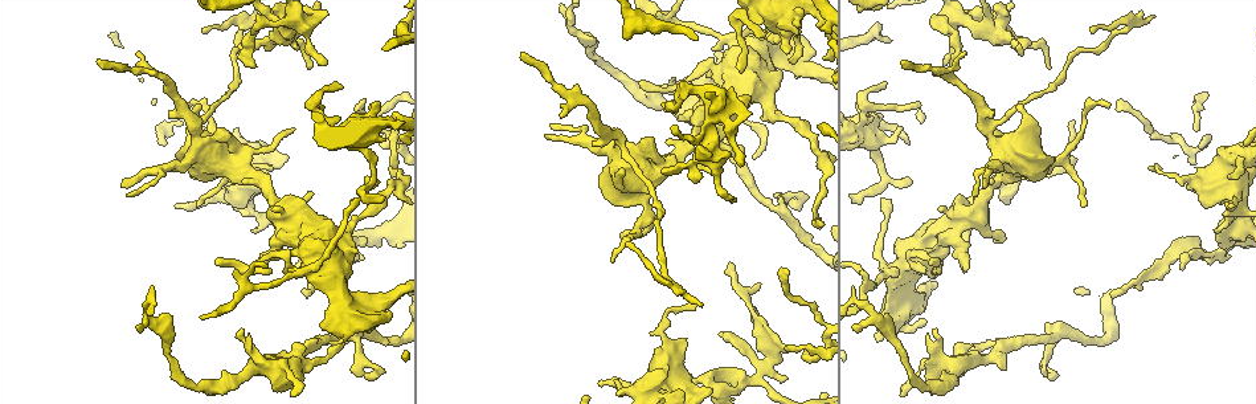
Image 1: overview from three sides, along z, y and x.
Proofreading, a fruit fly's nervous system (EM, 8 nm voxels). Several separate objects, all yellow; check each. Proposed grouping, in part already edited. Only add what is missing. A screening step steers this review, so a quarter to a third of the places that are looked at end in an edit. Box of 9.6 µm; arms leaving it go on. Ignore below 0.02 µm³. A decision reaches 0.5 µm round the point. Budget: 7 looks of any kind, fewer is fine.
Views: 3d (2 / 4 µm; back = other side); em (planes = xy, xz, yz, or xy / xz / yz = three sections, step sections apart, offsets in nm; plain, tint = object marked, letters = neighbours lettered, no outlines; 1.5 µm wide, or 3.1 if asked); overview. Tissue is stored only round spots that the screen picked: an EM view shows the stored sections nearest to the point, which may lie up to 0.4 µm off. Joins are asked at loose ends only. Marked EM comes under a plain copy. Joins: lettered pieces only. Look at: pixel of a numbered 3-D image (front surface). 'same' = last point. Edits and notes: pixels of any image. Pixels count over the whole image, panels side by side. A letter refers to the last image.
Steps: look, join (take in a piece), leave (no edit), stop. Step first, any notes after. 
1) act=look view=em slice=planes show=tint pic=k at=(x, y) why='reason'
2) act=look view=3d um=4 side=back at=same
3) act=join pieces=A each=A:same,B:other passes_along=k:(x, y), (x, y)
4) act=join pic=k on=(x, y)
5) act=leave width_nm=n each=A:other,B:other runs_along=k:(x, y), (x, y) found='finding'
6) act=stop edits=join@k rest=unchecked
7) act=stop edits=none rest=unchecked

act=look view=3d um=4 pic=1 at=(688, 115) why='free end'

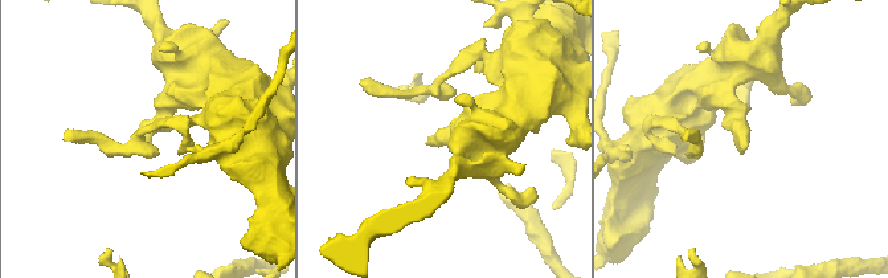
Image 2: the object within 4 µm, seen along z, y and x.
act=look view=em slice=planes show=letters pic=2 at=(444, 135)

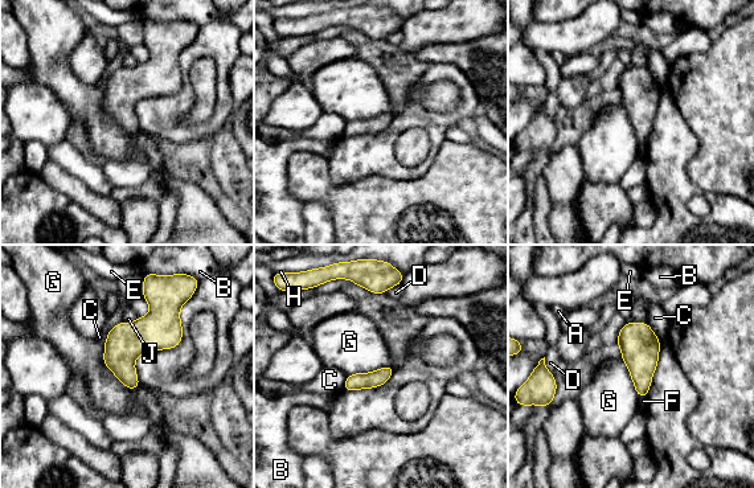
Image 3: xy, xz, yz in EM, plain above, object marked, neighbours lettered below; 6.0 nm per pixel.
act=leave longest_contact=G:340nm each=A:other,B:other,C:other,D:other,E:other,F:other,G:other,H:other,J:other runs_along=3:(147, 282), (155, 322), (127, 349), (131, 385) found='none of them fits'

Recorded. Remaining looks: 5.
act=look view=em slice=planes show=letters pic=1 at=(231, 135) why='stops while still wide'

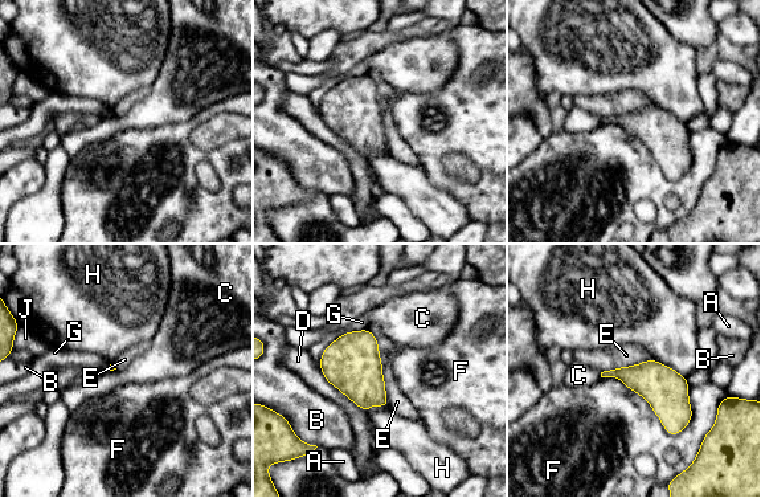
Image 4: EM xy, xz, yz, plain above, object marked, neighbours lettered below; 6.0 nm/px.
act=leave width_nm=260 each=A:other,B:other,C:other,D:other,E:other,F:other,G:other,H:other,J:other border=4:(367, 329), (377, 345), (389, 405) found='none of them fits'

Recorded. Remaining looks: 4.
act=look view=3d um=4 pic=1 at=(1023, 49) why='an open end'

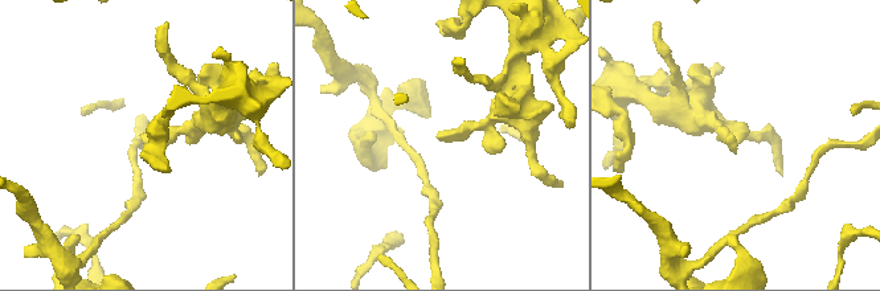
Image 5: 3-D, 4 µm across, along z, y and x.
act=look view=em slice=xy step=8 show=letters pic=5 at=(143, 140)

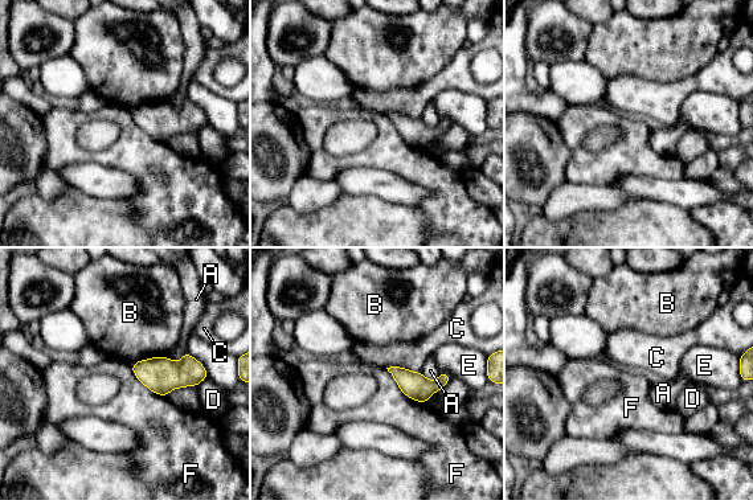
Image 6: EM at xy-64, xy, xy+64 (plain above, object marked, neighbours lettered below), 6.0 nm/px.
act=leave width_nm=160 longest_contact=F:340nm each=A:other,B:other,C:other,D:other,E:other,F:other found='no lettered piece goes on from it'

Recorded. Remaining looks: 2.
act=stop edits=none rest=unchecked

